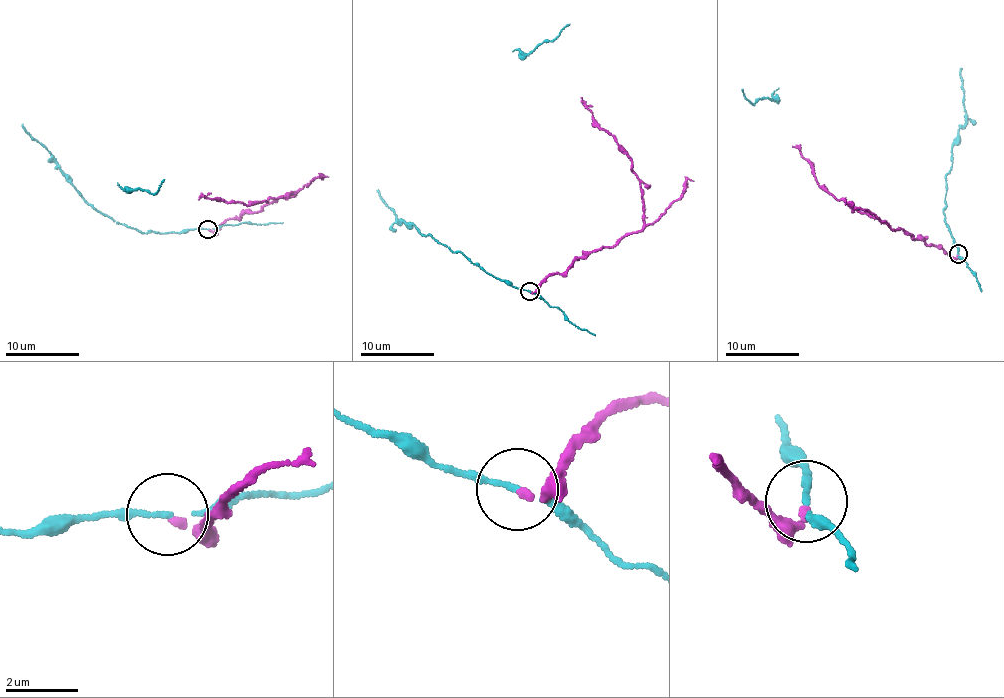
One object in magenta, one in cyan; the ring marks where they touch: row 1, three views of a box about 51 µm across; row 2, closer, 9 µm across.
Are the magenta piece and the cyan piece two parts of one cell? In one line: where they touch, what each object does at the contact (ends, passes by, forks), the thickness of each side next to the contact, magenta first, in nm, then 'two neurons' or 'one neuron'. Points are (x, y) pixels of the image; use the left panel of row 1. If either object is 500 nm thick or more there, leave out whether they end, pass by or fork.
place (208, 229); magenta ends; cyan passes by; calibres 190 and 120 nm; two neurons

